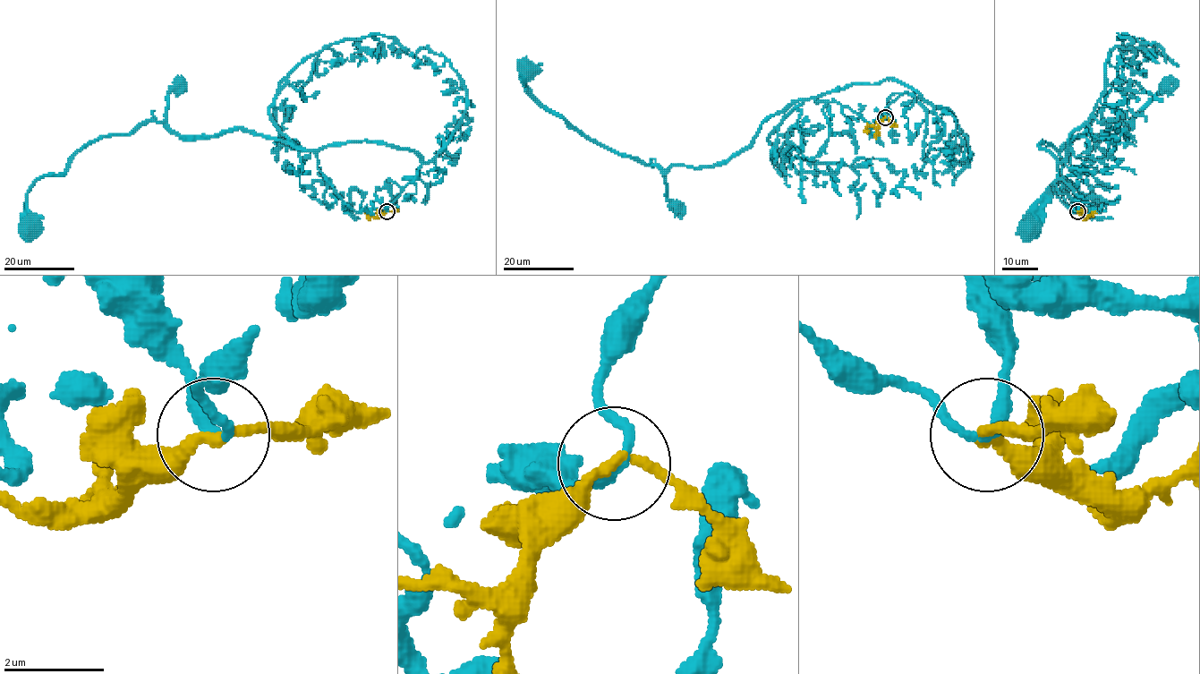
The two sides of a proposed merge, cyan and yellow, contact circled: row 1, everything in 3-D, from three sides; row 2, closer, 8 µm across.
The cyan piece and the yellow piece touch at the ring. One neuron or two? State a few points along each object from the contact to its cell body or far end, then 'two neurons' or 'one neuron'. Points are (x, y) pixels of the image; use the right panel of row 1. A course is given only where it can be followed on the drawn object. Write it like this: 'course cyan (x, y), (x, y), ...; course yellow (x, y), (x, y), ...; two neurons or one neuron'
course cyan (1077, 211), (1057, 196), (1057, 159), (1039, 145), (1112, 129), (1127, 136), (1130, 123), (1065, 175), (1031, 226); course yellow (1077, 211), (1085, 217), (1093, 216); two neurons

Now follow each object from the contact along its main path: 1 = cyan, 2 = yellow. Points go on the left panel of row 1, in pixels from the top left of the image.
1: (387, 211), (421, 164), (412, 151), (297, 149), (239, 129), (178, 136), (146, 121), (42, 175), (27, 226)
2: (387, 211), (378, 217), (369, 216)

